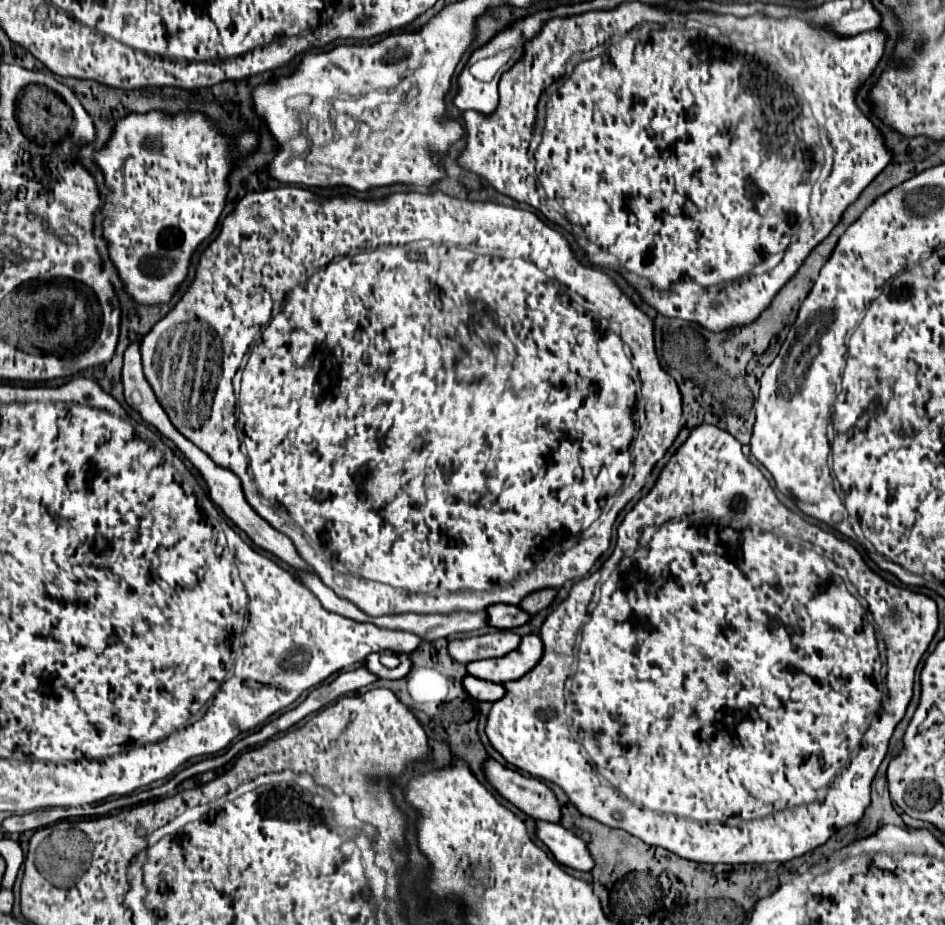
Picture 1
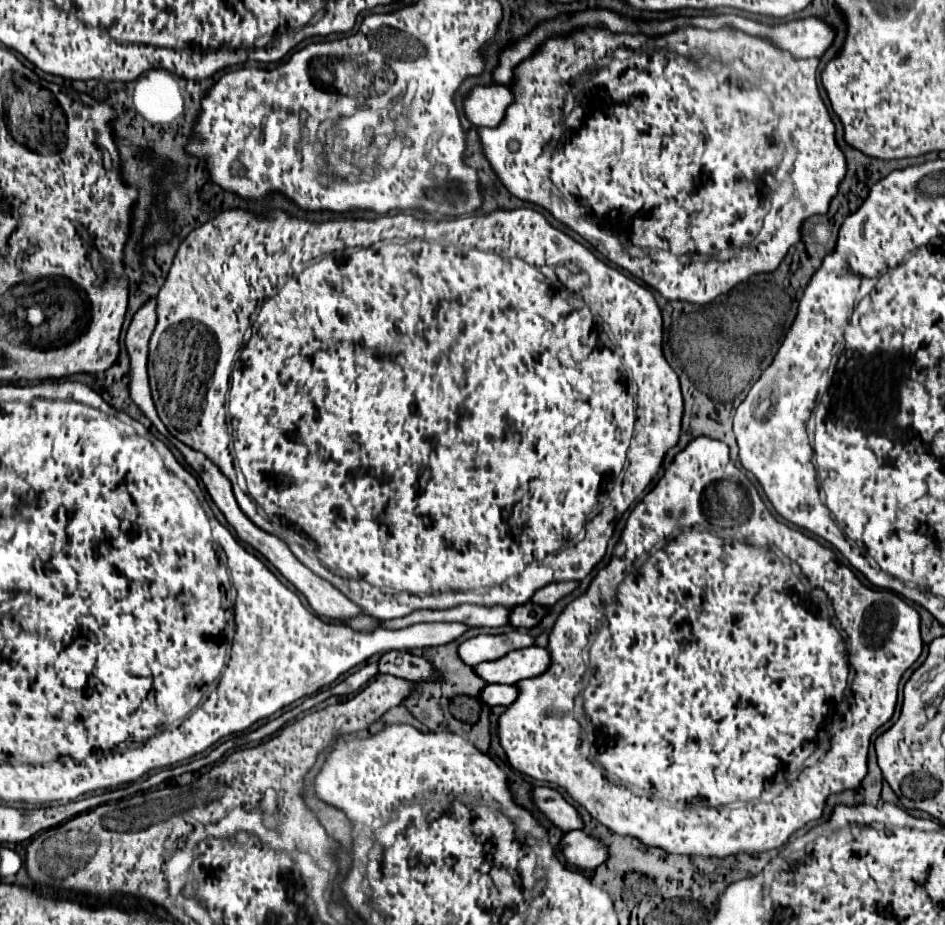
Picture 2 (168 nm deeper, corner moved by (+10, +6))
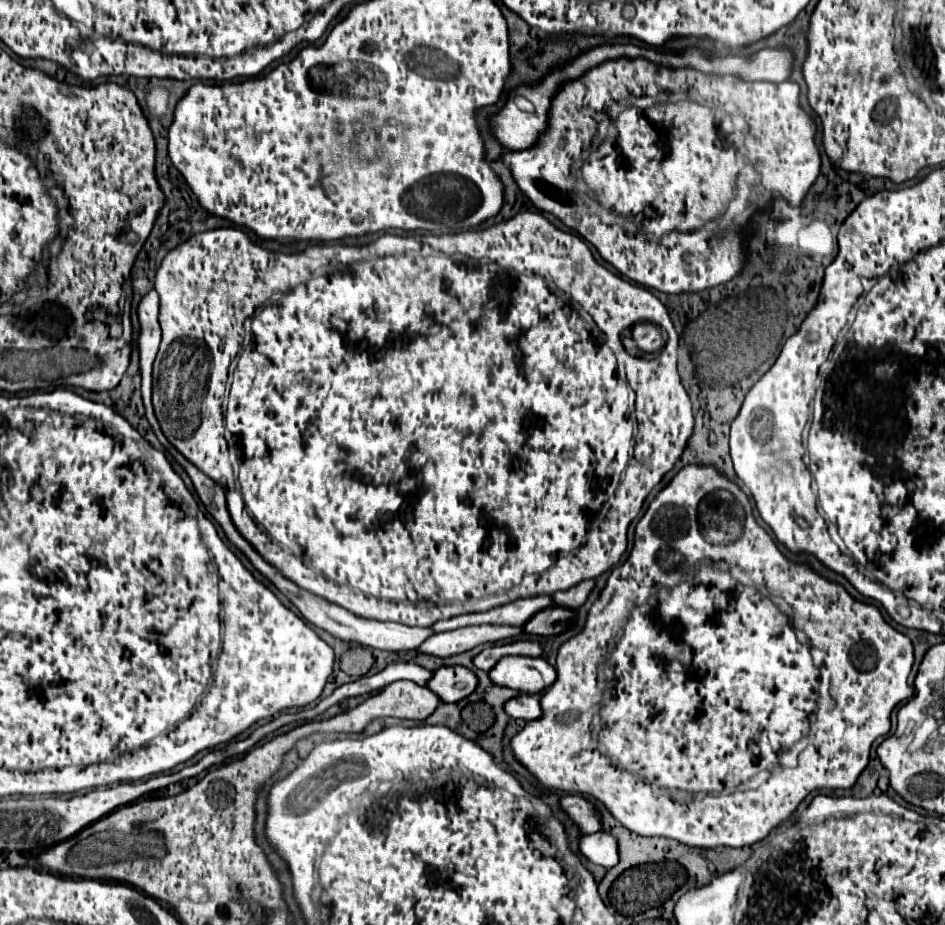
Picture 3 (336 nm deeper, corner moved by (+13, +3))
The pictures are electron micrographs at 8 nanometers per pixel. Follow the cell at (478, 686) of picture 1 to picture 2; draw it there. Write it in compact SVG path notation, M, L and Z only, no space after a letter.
M488 684L480 692L480 700L488 706L510 706L516 700L516 686Z

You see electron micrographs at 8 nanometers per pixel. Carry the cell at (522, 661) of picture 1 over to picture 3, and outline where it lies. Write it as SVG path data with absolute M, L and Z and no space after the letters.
M505 657L489 671L489 677L501 687L521 693L539 693L555 681L557 673L543 657Z

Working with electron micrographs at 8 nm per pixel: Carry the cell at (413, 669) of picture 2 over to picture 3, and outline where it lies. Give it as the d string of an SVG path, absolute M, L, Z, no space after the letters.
M461 665L441 667L429 681L429 689L443 699L443 703L457 703L469 697L477 687L477 675Z

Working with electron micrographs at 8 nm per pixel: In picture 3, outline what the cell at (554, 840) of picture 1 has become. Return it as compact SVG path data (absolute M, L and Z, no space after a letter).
M599 831L599 833L593 833L593 835L581 837L579 847L581 847L581 853L597 865L611 869L619 863L619 843L607 831Z

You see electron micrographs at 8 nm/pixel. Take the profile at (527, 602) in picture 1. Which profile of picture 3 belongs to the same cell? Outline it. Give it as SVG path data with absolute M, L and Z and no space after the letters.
M589 579L589 581L581 581L577 587L571 587L571 589L565 589L565 591L559 591L553 595L553 601L555 605L561 605L561 607L569 607L569 609L579 609L589 593L593 591L595 587L595 579Z

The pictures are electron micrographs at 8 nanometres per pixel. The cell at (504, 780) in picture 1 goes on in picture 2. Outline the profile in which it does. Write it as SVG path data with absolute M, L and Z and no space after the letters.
M534 786L530 790L530 800L554 826L566 832L582 828L582 820L578 812L574 810L572 804L564 800L564 796L558 790L548 788L548 786Z

